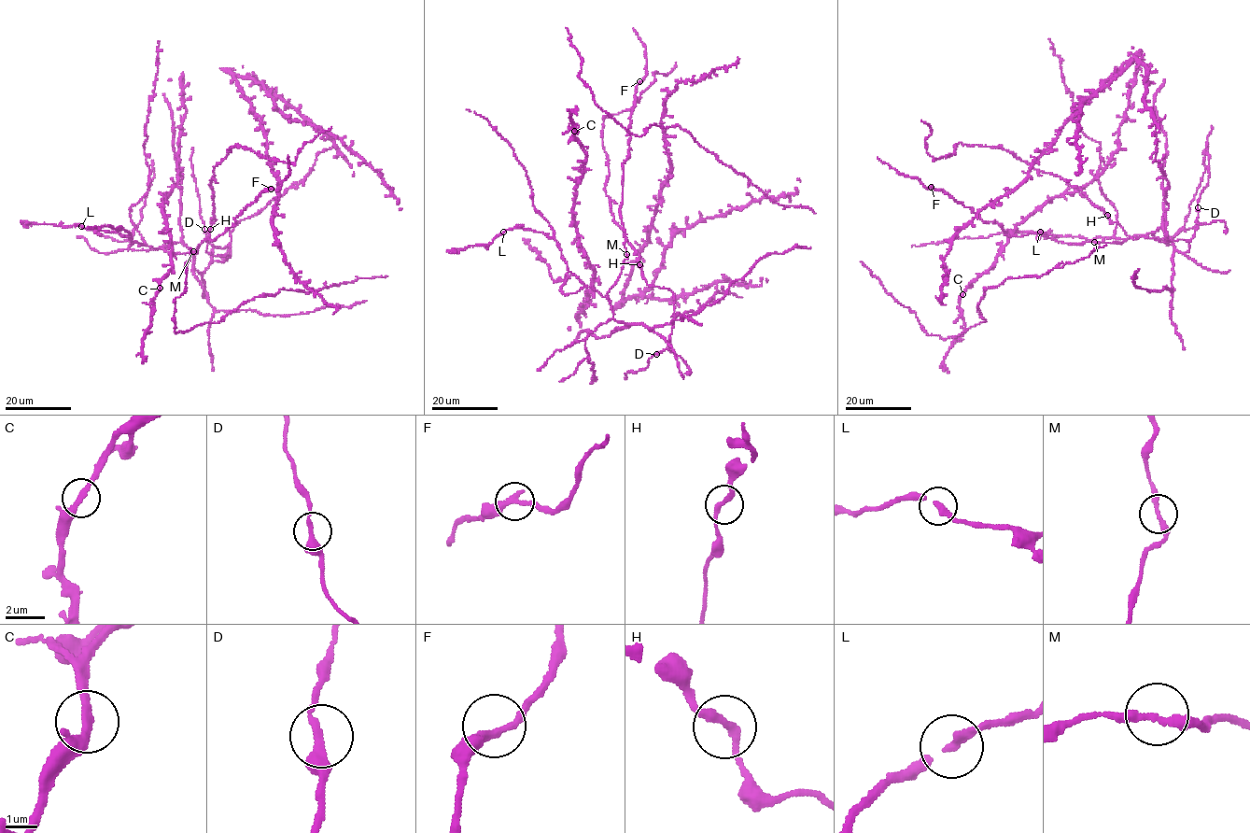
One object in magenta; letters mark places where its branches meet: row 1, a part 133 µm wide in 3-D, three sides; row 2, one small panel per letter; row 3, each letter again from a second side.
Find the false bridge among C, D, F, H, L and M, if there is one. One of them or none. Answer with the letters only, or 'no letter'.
no letter

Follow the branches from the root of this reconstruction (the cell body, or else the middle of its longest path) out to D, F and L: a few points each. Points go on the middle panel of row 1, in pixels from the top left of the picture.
D: (648, 328), (662, 335), (670, 345), (669, 350), (656, 354)
F: (648, 328), (615, 321), (607, 295), (627, 258), (620, 207), (623, 165), (629, 154), (627, 129), (639, 81)
L: (648, 328), (615, 321), (611, 303), (569, 272), (559, 244), (554, 238), (528, 229), (512, 228), (504, 232)

